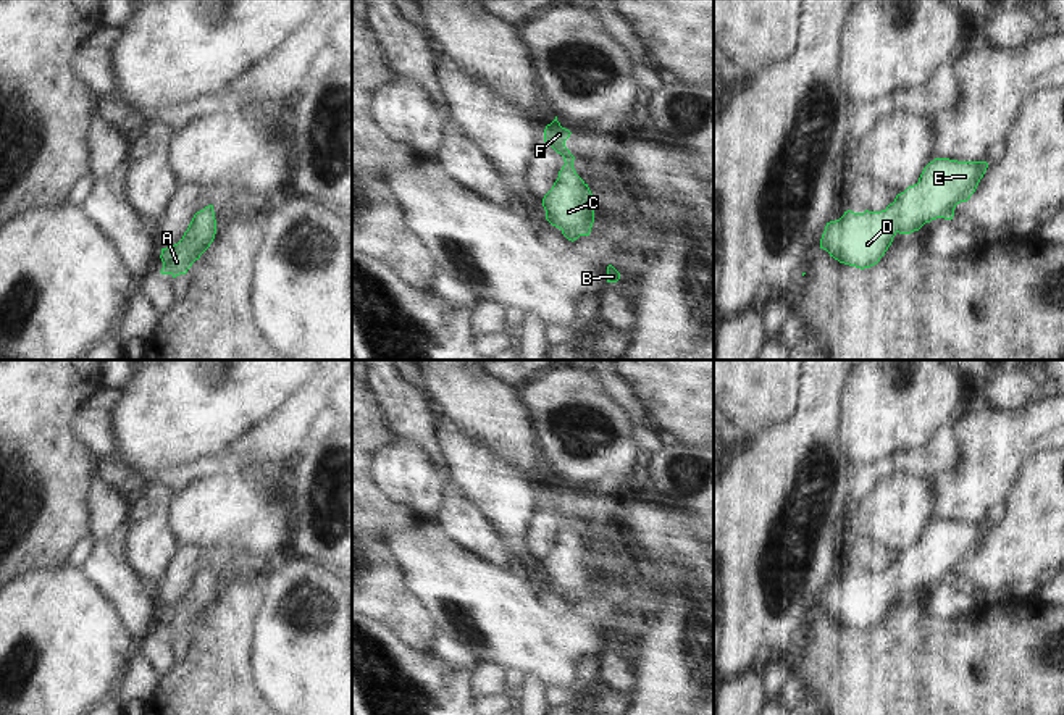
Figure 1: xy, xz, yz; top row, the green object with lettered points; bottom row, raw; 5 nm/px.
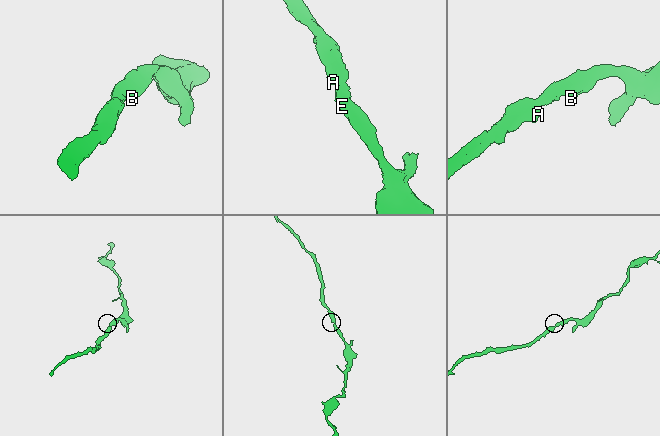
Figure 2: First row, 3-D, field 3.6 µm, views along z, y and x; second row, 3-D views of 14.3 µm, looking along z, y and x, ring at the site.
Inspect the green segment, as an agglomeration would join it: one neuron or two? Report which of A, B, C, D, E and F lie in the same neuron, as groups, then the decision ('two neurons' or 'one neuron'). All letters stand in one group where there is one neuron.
A B C D E F; one neuron

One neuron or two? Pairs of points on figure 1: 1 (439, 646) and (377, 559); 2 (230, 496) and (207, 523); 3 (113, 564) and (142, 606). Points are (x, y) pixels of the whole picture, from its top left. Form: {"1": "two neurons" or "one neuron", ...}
{"1": "two neurons", "2": "one neuron", "3": "one neuron"}

